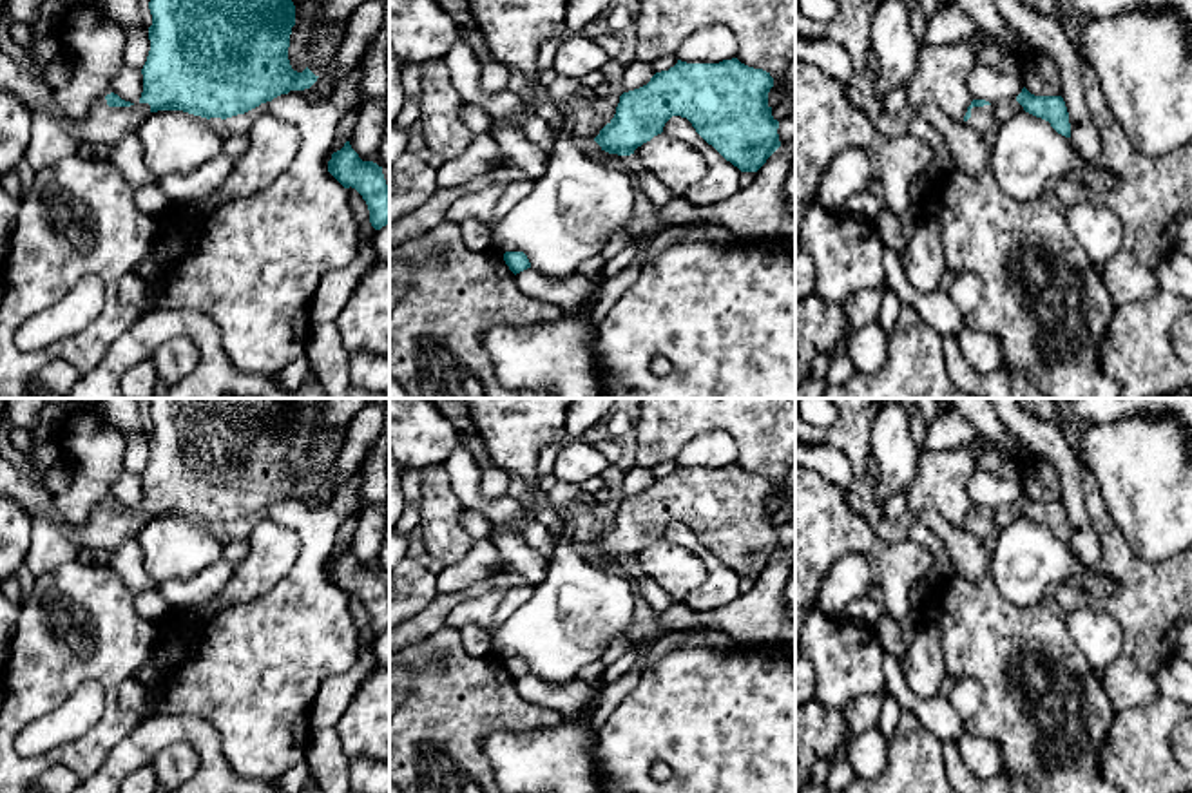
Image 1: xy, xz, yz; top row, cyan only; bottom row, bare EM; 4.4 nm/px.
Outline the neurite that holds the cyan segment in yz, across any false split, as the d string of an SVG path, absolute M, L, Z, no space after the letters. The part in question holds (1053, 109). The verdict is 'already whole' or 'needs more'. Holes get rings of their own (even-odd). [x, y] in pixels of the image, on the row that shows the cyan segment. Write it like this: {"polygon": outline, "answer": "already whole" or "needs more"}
{"polygon": "M1029 49L1022 81L1024 89L1016 101L1024 110L1049 121L1058 134L1071 138L1069 112L1060 96L1062 83L1056 62L1038 49Z", "answer": "needs more"}

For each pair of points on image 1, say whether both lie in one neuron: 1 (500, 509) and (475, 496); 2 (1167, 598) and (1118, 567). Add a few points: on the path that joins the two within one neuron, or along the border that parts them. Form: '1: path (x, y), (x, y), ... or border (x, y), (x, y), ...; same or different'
1: path (495, 509), (480, 502); same
2: path (1154, 592), (1131, 573); same

